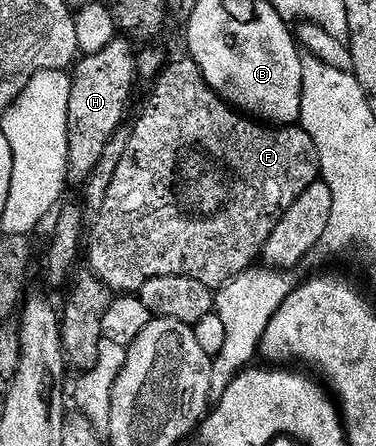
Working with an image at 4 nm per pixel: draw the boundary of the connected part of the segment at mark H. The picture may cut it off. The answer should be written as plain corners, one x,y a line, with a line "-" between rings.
124,36
113,39
103,52
86,54
72,67
71,100
67,104
67,178
70,183
84,183
99,164
103,148
126,121
125,109
137,77
137,54
134,43

